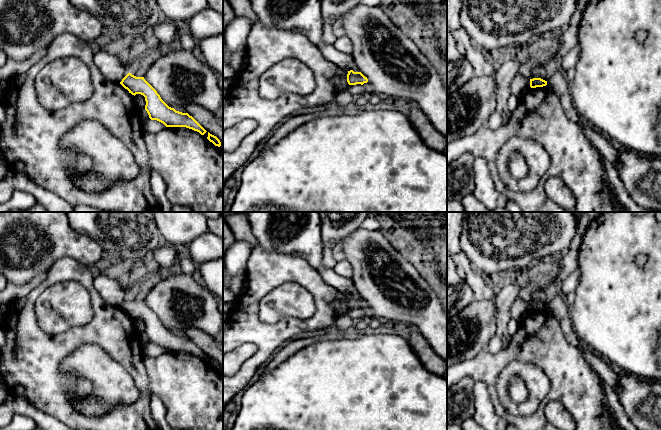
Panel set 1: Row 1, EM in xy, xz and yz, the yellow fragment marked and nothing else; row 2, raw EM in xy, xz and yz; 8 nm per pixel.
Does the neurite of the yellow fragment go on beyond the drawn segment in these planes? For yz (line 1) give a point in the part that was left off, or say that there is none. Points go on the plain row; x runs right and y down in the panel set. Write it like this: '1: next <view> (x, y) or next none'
1: next none

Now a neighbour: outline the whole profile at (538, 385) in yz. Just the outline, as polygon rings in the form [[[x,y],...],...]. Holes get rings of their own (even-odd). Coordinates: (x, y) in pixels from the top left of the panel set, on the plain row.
[[[518,360],[511,361],[502,369],[496,383],[501,405],[505,411],[515,416],[529,416],[536,412],[550,388],[550,381],[541,368]],[[514,376],[518,376],[528,389],[527,399],[520,404],[509,396],[509,382]]]

